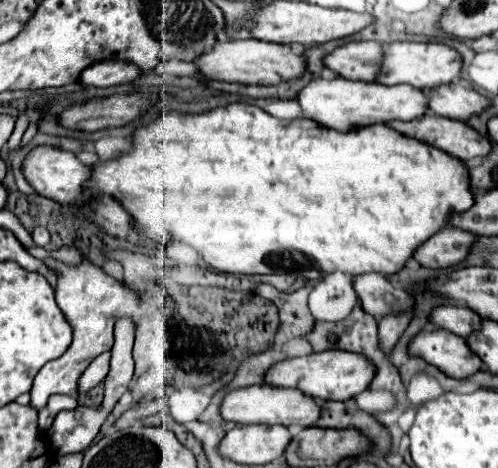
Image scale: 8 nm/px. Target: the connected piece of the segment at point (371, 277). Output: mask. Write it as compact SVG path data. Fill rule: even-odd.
M382 273L358 275L354 277L354 287L364 311L376 319L414 309L414 297L404 289L396 289Z

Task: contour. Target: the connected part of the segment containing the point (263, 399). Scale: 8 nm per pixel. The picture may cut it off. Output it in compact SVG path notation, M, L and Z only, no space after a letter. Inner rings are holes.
M252 385L244 389L230 391L222 401L222 417L226 421L234 421L240 425L254 425L254 423L266 423L266 425L286 425L286 427L312 427L322 413L322 407L318 399L308 397L306 393L298 389L284 389L284 387L270 387L270 385Z

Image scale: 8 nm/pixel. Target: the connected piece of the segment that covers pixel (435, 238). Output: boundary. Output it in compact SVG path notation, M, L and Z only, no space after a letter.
M446 227L442 231L438 231L436 235L432 235L426 243L422 243L418 247L418 251L414 253L414 259L422 267L448 269L452 265L462 263L468 257L476 239L478 237L474 233Z

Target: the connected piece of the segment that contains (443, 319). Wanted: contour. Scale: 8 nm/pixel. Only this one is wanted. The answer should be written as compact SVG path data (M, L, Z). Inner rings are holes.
M442 305L438 309L432 311L432 323L468 339L474 331L480 331L482 327L482 317L478 313L474 313L472 309L468 307L460 307L460 305Z

